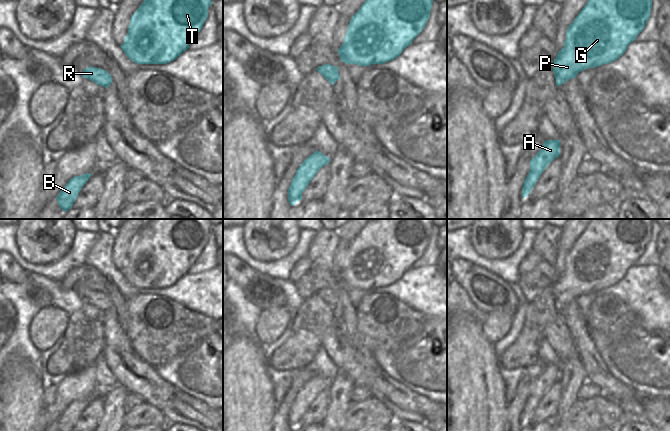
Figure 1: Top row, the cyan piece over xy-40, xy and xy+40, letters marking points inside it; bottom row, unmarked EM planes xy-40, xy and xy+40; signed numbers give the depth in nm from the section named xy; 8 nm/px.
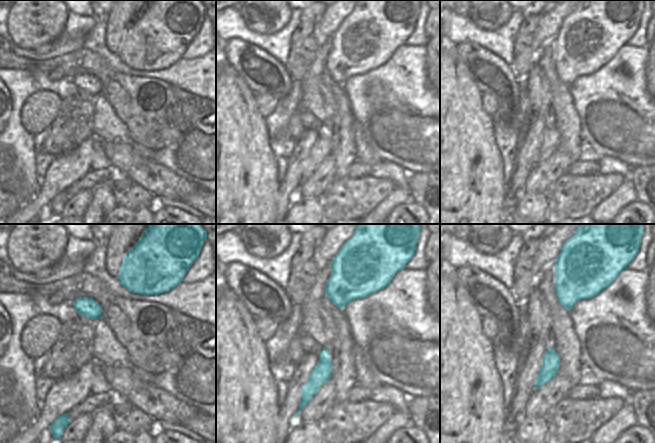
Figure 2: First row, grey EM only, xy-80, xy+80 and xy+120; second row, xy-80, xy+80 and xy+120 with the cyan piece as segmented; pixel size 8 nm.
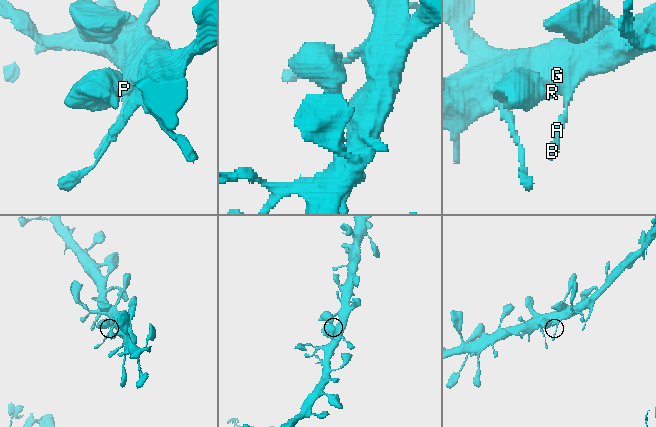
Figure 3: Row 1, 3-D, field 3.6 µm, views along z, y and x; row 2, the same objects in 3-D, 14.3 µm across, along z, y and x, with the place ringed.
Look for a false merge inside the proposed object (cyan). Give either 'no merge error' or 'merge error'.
no merge error

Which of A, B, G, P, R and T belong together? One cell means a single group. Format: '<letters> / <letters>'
A B G P R T

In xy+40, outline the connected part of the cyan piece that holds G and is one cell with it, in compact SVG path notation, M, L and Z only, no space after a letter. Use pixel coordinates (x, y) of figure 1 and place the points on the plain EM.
M592 219L568 250L564 271L554 283L554 301L560 310L587 293L609 288L620 282L628 269L644 253L654 219Z

